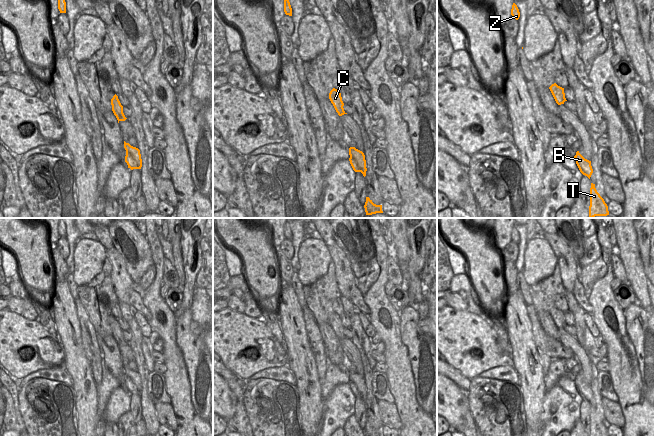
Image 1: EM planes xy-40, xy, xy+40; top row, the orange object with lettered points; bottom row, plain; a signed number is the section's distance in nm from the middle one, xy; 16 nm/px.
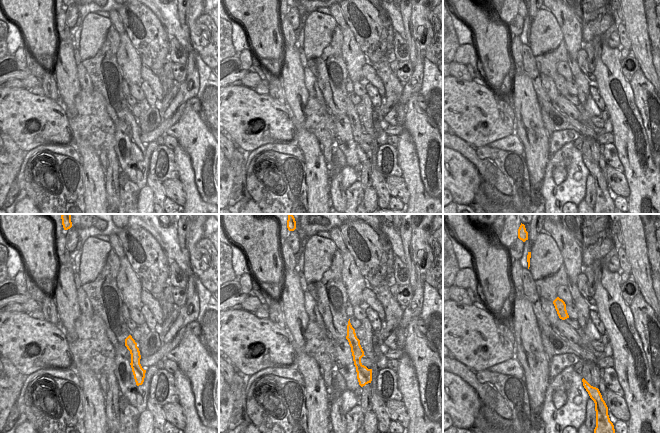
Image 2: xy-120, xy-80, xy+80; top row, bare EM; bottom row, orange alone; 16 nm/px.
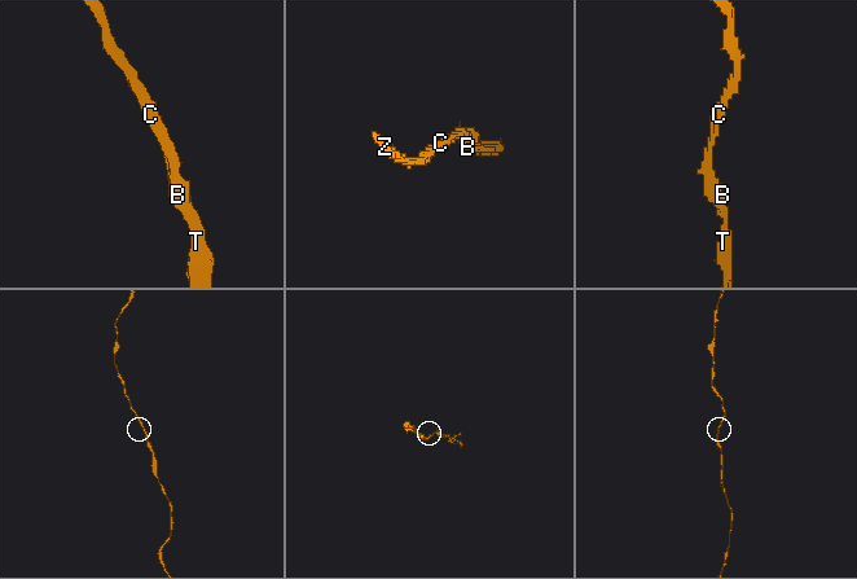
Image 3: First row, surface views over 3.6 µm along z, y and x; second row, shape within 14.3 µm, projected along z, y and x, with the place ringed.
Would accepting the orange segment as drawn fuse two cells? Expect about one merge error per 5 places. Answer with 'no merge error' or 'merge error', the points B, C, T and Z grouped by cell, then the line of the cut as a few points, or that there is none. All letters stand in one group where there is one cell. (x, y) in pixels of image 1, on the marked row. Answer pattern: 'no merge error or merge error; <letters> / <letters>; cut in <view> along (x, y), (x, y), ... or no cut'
no merge error; B C T Z; no cut

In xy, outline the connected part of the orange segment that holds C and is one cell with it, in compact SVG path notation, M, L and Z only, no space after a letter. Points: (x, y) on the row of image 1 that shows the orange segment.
M333 88L330 91L329 99L330 99L331 103L333 104L333 106L334 106L334 108L339 116L347 114L343 108L344 103L342 101L341 93L337 89Z

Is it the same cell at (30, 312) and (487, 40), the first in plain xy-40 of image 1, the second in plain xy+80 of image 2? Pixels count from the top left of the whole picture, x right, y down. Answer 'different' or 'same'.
different

